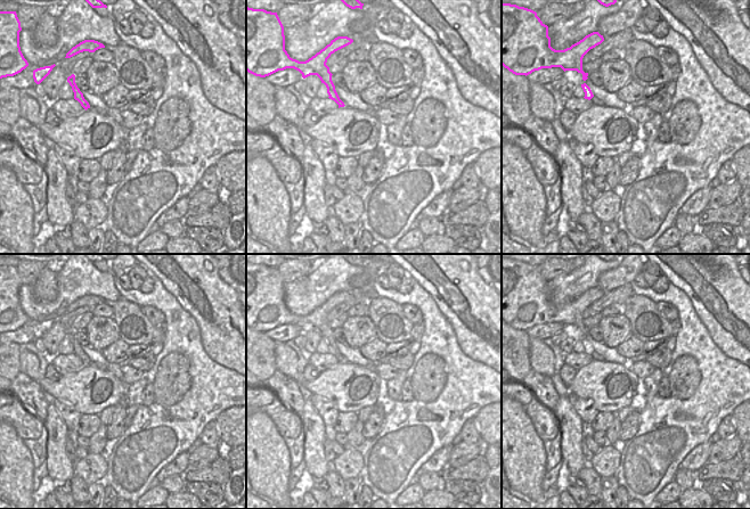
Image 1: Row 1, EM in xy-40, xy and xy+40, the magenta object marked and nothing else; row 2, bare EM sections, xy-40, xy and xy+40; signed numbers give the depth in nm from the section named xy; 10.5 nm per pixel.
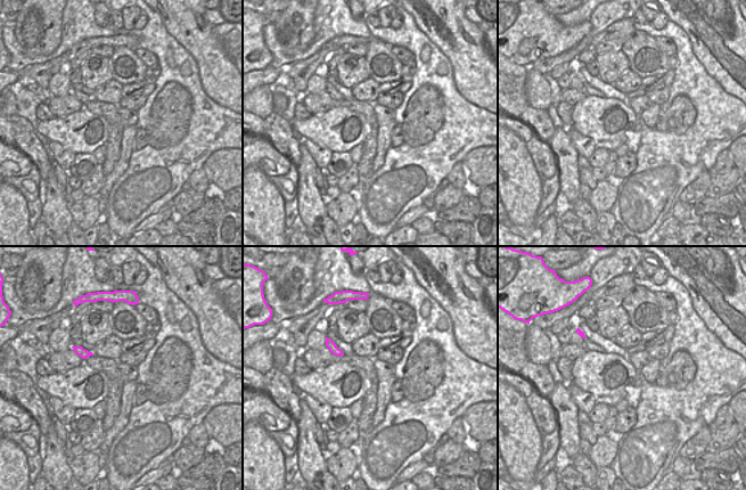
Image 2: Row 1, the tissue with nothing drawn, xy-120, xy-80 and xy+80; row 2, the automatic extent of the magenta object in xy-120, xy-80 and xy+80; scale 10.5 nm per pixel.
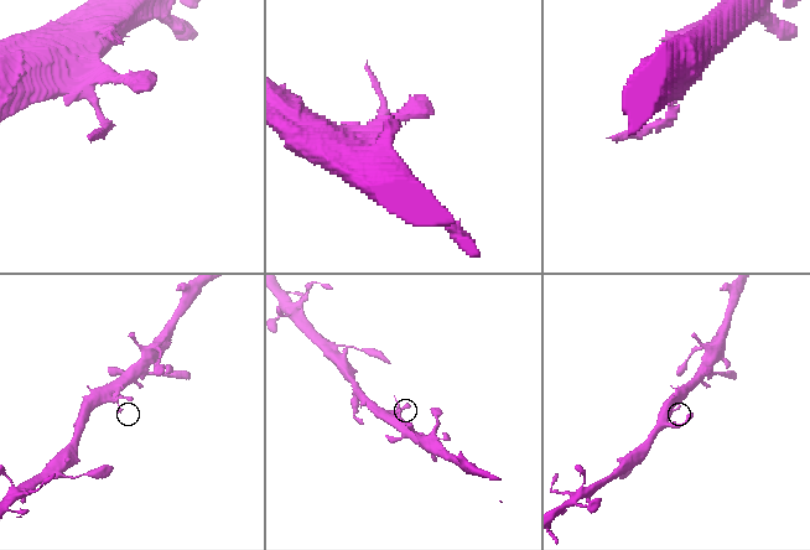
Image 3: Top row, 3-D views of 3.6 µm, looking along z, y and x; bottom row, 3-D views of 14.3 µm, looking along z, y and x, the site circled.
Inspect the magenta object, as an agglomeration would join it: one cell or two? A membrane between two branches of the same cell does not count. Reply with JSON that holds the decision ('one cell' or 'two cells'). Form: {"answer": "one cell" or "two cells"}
{"answer": "one cell"}

